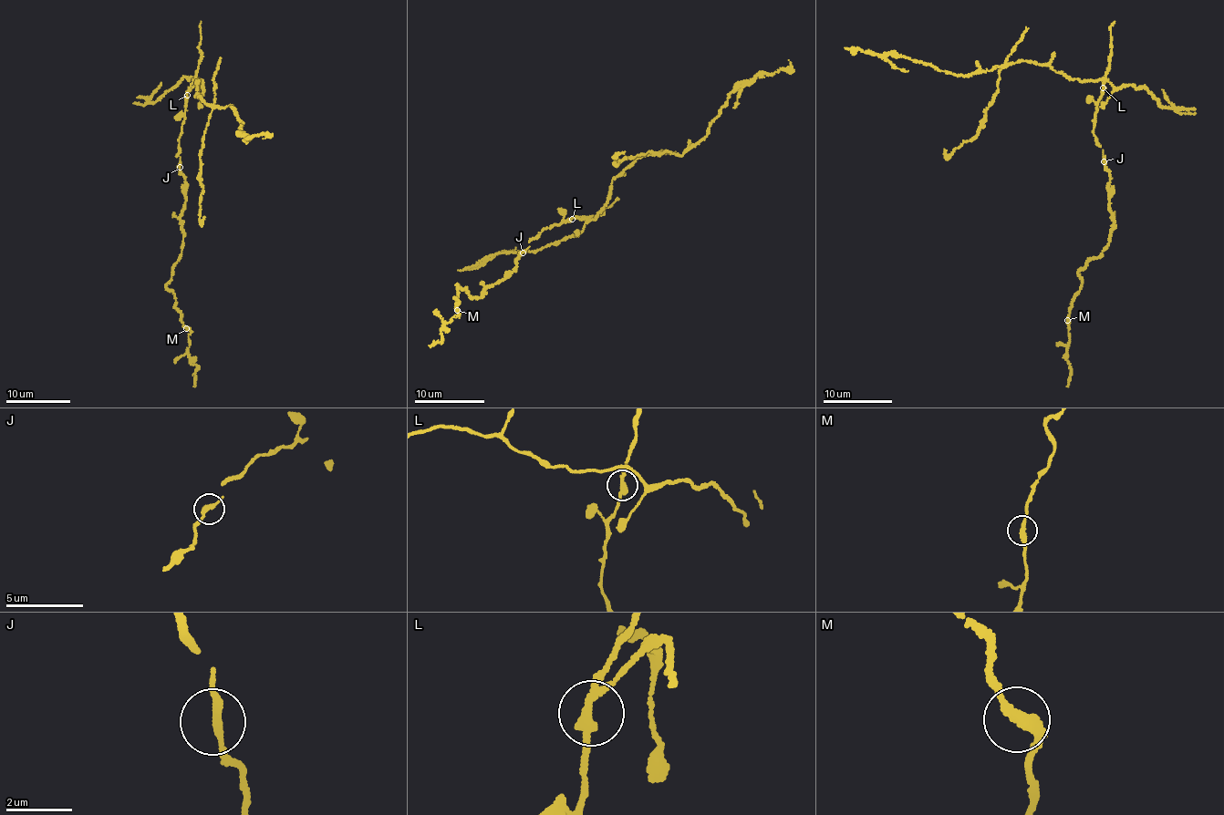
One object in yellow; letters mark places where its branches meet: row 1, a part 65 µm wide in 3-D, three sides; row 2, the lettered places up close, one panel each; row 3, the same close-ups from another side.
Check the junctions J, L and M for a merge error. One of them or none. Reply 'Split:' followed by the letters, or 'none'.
Split: L

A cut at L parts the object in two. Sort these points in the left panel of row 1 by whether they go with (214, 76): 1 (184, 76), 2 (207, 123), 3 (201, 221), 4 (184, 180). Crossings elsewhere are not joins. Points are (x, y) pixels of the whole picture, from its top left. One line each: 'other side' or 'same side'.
1: same side
2: same side
3: same side
4: other side

